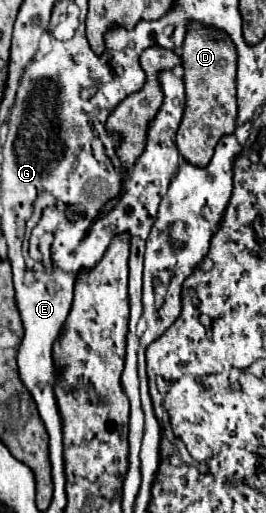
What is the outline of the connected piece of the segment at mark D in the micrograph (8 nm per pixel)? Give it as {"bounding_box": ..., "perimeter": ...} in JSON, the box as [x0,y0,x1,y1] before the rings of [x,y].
{"bounding_box":[177,23,237,167],"perimeter":[[[191,23],[185,31],[185,41],[181,47],[181,67],[185,71],[183,81],[187,91],[187,103],[181,127],[177,131],[177,149],[187,163],[195,167],[205,167],[211,161],[213,149],[219,143],[219,139],[235,131],[237,121],[235,45],[227,33]]]}

